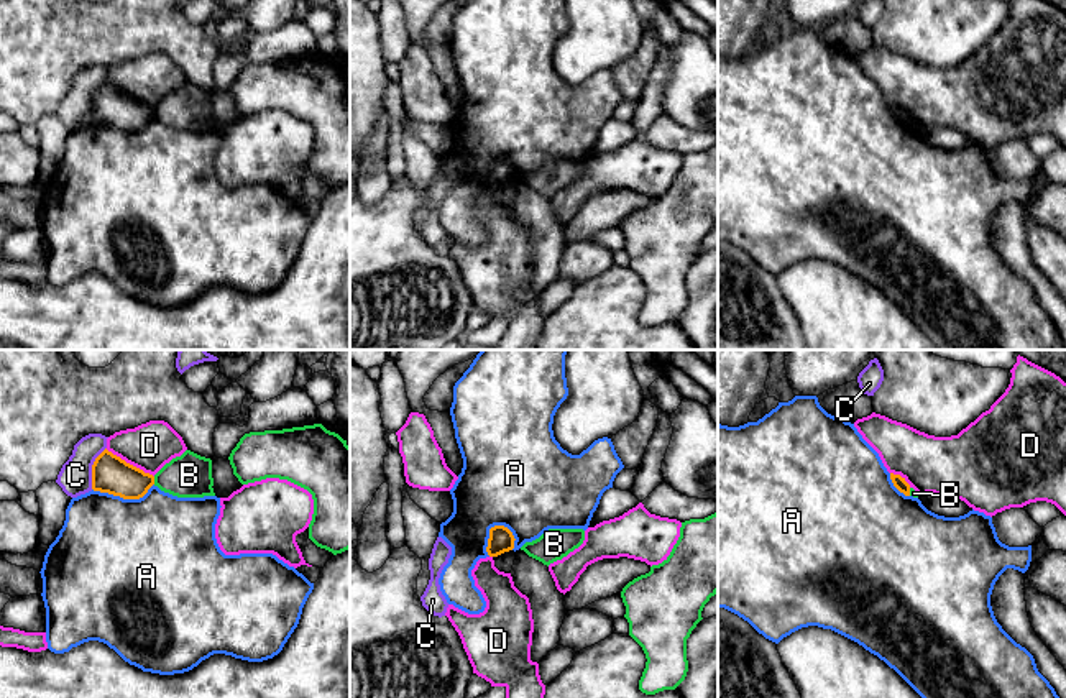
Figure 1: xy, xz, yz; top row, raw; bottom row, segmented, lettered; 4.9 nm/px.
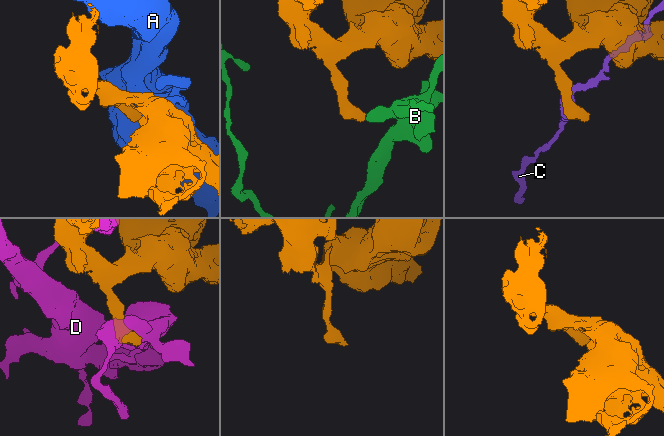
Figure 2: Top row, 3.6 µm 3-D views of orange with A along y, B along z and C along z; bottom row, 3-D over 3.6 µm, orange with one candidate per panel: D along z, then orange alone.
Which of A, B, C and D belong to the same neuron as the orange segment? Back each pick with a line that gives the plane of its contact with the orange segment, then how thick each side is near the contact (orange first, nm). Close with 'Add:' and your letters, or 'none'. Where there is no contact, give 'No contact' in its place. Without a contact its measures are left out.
Add: none

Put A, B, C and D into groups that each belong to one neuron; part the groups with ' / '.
A / B / C / D

